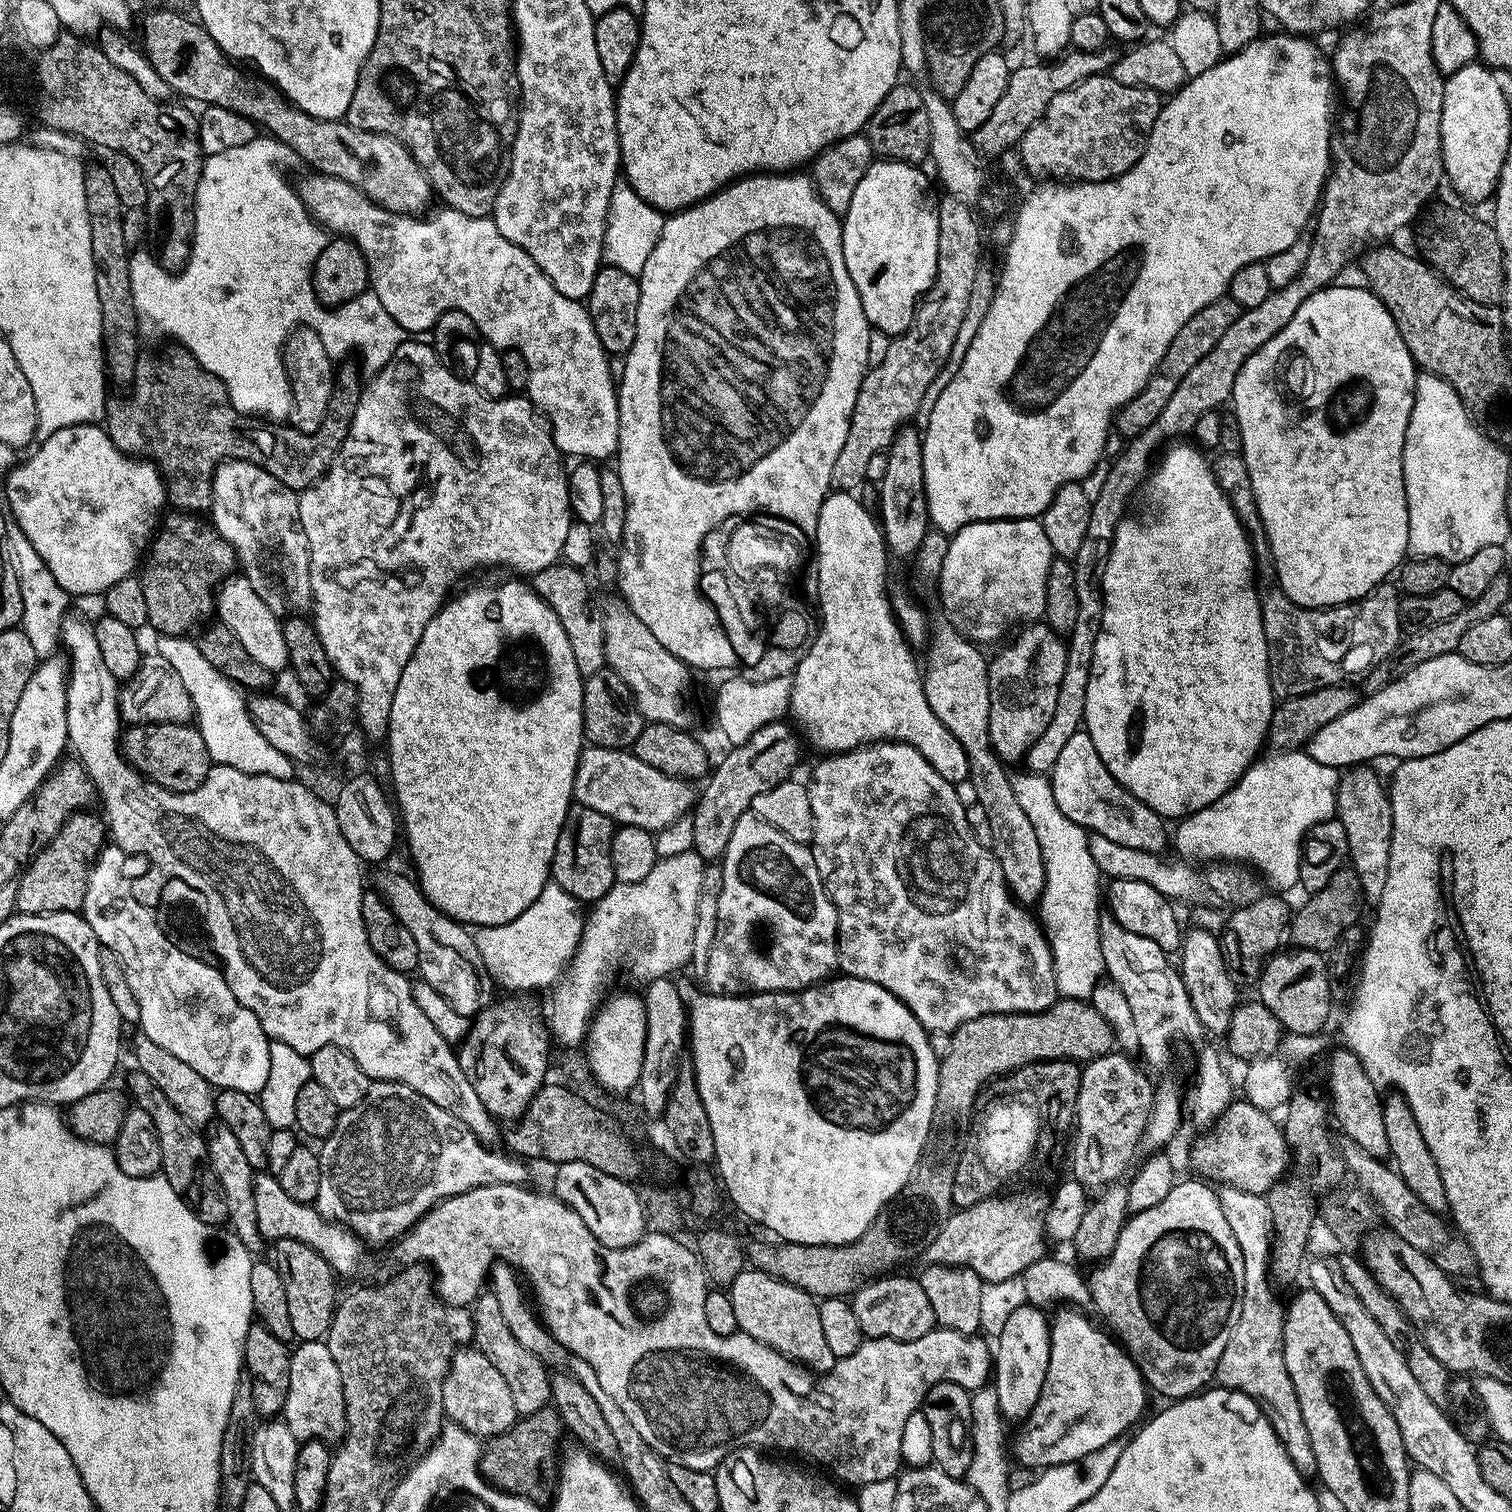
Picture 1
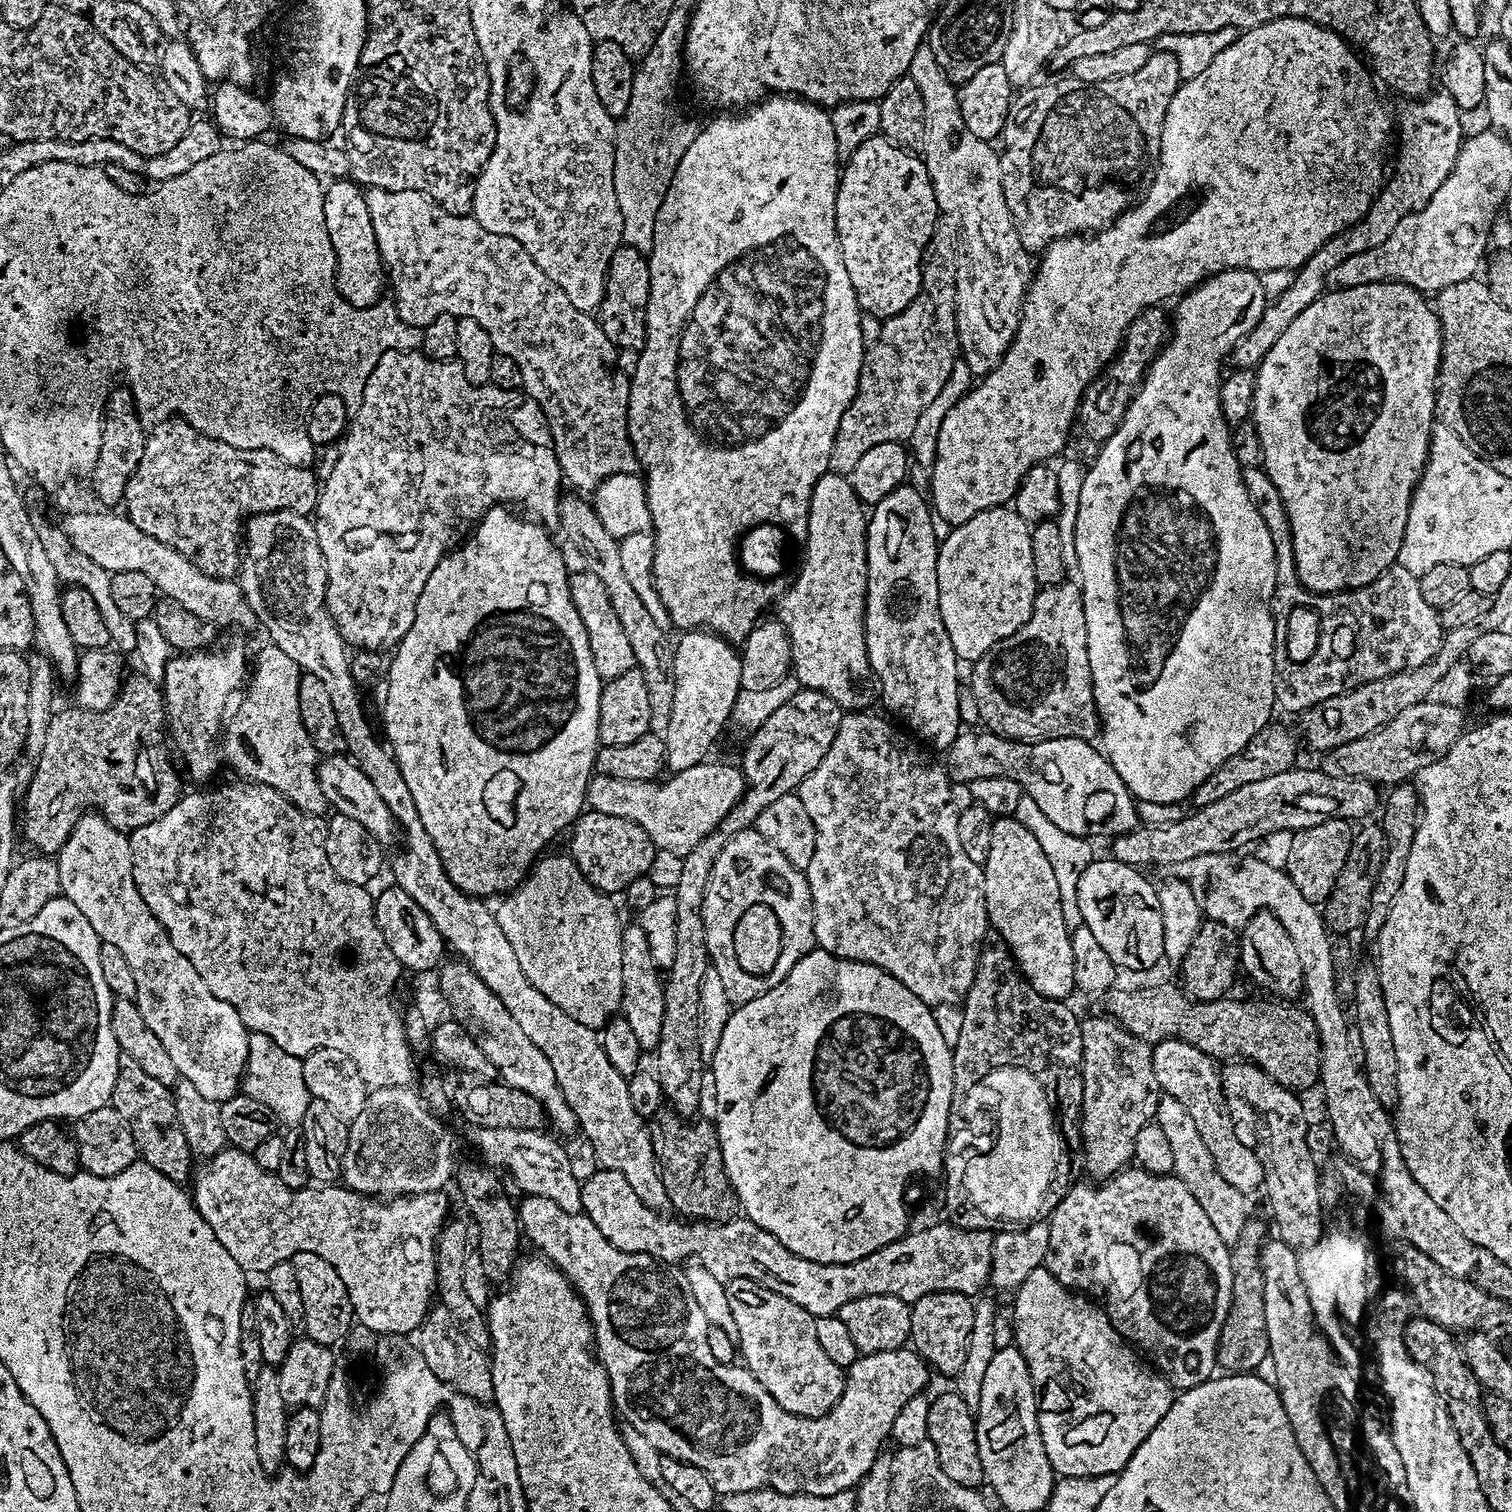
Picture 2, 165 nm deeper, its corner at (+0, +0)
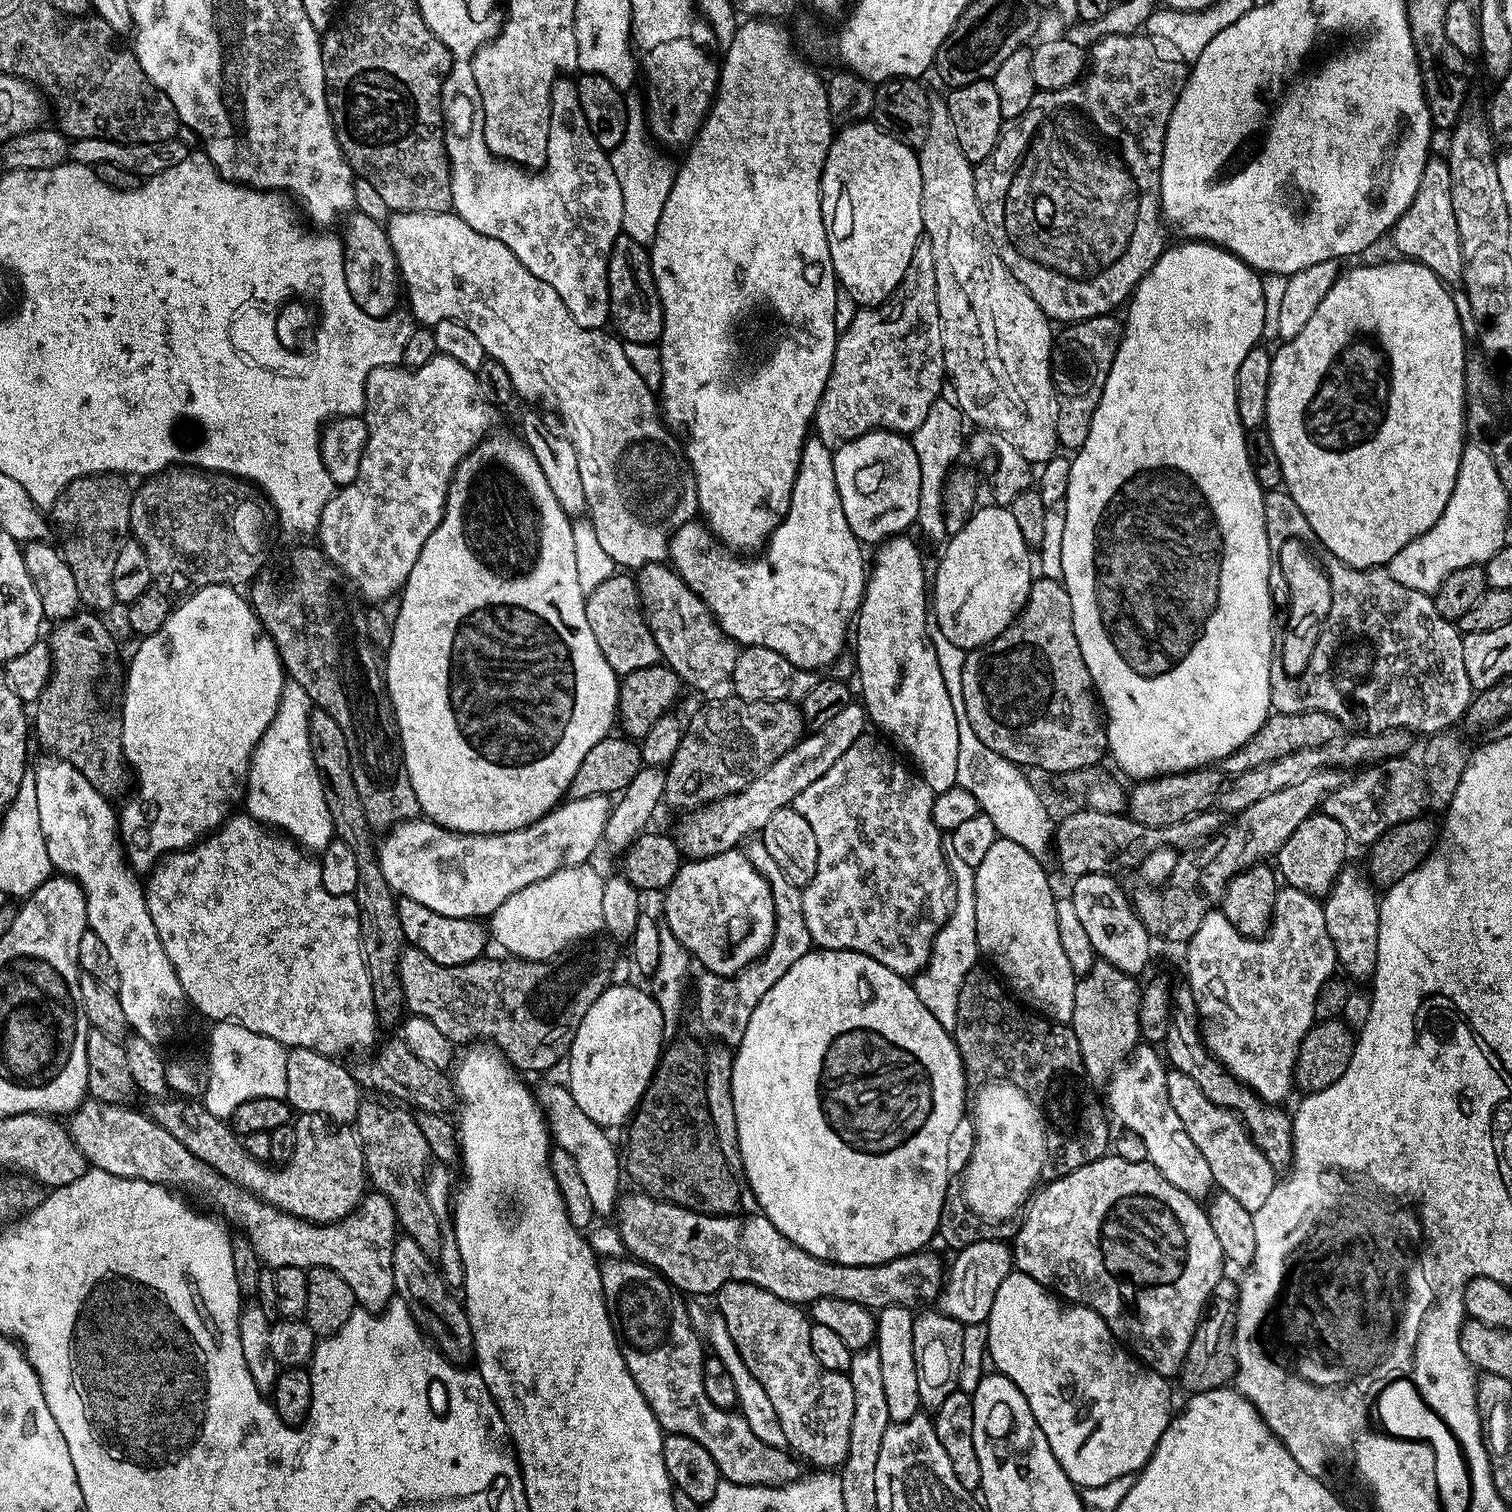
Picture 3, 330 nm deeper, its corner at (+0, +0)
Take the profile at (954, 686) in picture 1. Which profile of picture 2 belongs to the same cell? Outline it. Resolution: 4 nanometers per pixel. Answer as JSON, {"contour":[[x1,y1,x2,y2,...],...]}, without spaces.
{"contour":[[998,816,992,822,990,854,982,867,984,901,991,931,1008,943,1016,967,1035,992,1048,1000,1067,1001,1076,986,1074,950,1050,858,1046,858,1037,838,1026,826,1011,816]]}

